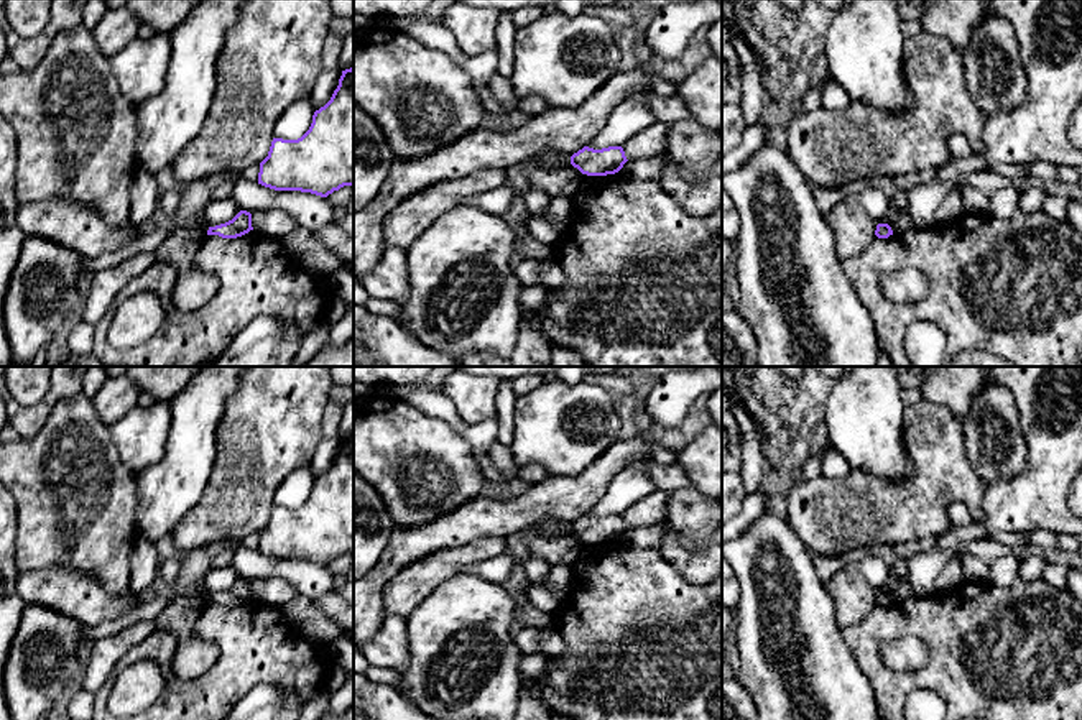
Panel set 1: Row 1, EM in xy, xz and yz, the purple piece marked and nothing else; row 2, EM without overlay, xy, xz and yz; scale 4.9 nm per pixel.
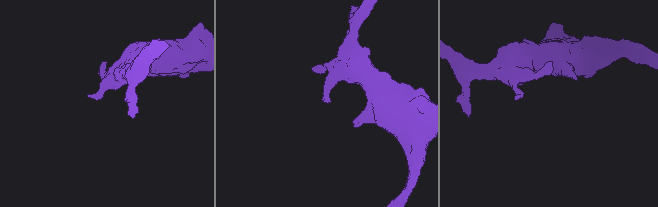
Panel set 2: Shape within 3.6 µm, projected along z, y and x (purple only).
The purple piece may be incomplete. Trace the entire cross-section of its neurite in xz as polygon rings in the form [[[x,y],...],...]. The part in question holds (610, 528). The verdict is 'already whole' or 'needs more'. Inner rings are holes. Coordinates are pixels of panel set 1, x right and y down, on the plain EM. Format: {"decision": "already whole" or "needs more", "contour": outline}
{"decision": "already whole", "contour": [[[584,515],[571,524],[571,533],[587,544],[615,542],[627,529],[622,515],[608,515],[602,518]]]}

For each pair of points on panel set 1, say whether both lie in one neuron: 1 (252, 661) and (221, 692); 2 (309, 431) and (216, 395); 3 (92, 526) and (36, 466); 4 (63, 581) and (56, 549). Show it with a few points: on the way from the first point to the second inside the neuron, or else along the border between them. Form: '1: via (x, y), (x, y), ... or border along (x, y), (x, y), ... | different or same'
1: via (244, 669), (229, 684) | same
2: border along (237, 383), (224, 410), (217, 438) | different
3: via (78, 510), (76, 502), (53, 479) | same
4: border along (22, 571), (71, 567), (87, 572), (96, 581) | different

